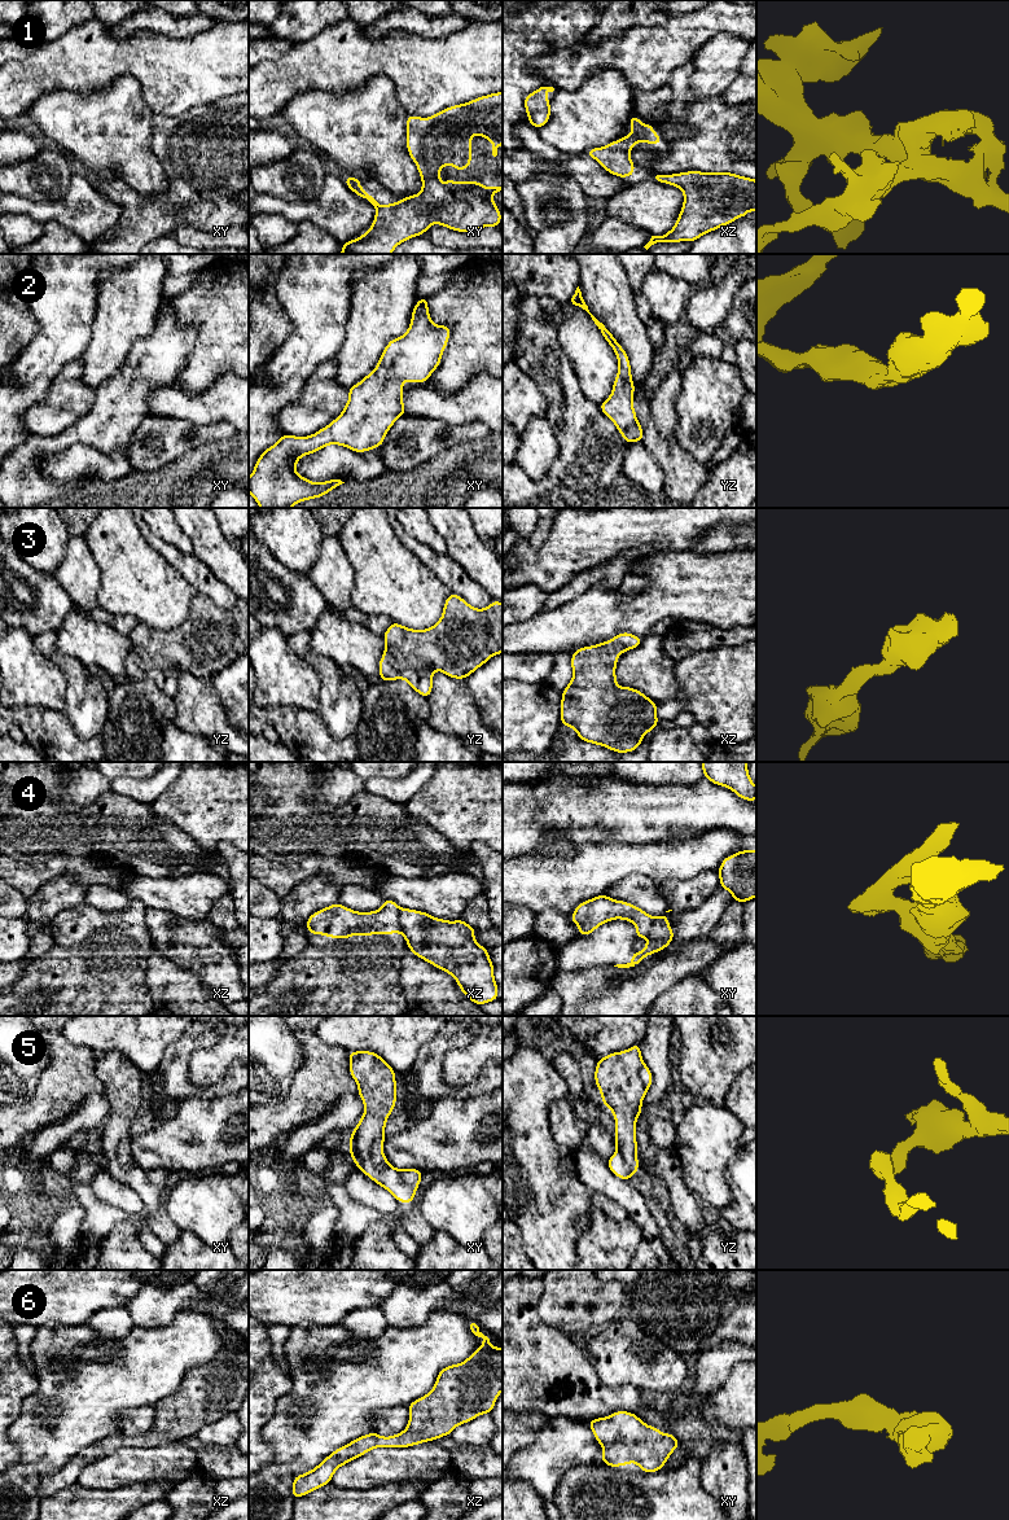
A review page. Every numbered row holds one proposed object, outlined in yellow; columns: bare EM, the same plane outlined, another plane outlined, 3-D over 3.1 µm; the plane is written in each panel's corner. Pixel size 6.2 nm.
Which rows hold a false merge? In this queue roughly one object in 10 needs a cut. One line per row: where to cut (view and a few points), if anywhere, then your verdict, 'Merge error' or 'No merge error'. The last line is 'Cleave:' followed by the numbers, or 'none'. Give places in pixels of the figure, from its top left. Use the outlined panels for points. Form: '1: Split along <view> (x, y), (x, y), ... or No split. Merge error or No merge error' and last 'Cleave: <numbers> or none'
1: No split. No merge error
2: No split. No merge error
3: No split. No merge error
4: Split along xz (399, 907), (396, 931). Merge error
5: No split. No merge error
6: No split. No merge error
Cleave: 4

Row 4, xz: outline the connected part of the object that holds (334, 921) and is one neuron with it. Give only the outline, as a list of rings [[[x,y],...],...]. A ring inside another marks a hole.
[[[385,899],[380,910],[370,912],[357,912],[337,902],[313,912],[306,921],[307,932],[329,938],[394,934],[398,932],[399,908],[392,899]]]

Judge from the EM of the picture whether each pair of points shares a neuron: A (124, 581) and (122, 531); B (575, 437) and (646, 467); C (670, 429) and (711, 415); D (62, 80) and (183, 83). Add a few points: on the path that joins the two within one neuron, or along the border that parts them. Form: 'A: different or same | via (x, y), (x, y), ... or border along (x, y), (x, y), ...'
A: same | via (124, 569), (124, 547), (122, 543)
B: different | border along (628, 445), (621, 472)
C: different | border along (675, 397), (674, 410), (676, 414), (678, 441)
D: same | via (92, 65), (153, 65)

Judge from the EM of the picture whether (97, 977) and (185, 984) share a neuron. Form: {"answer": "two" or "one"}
{"answer": "two"}

